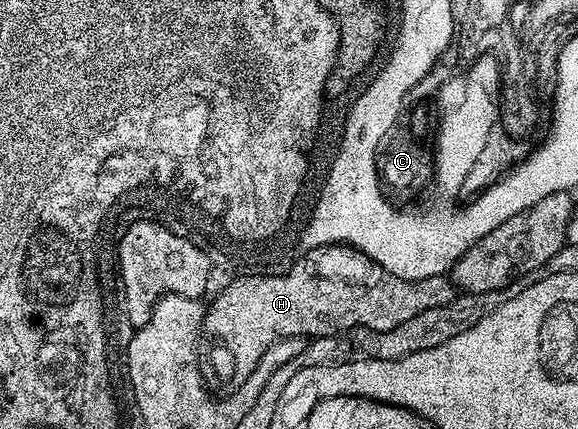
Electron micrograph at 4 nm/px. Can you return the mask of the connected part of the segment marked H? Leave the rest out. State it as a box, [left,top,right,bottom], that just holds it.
[198,245,456,395]

